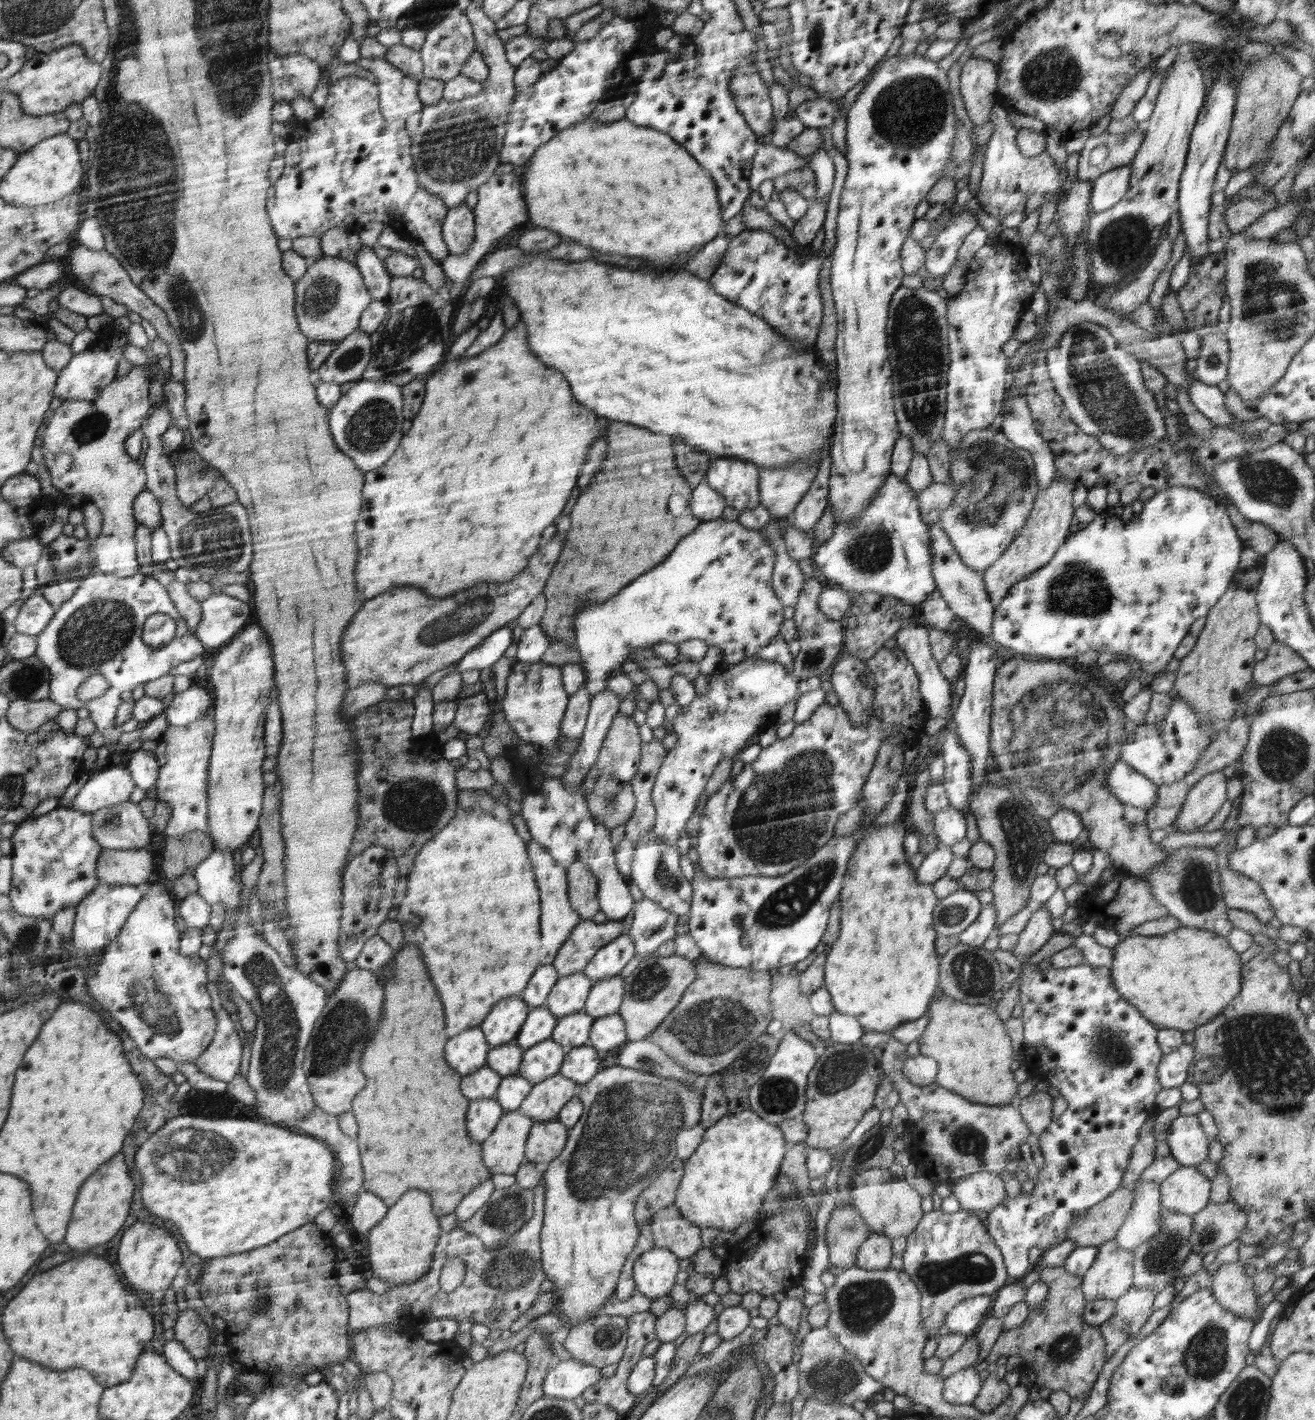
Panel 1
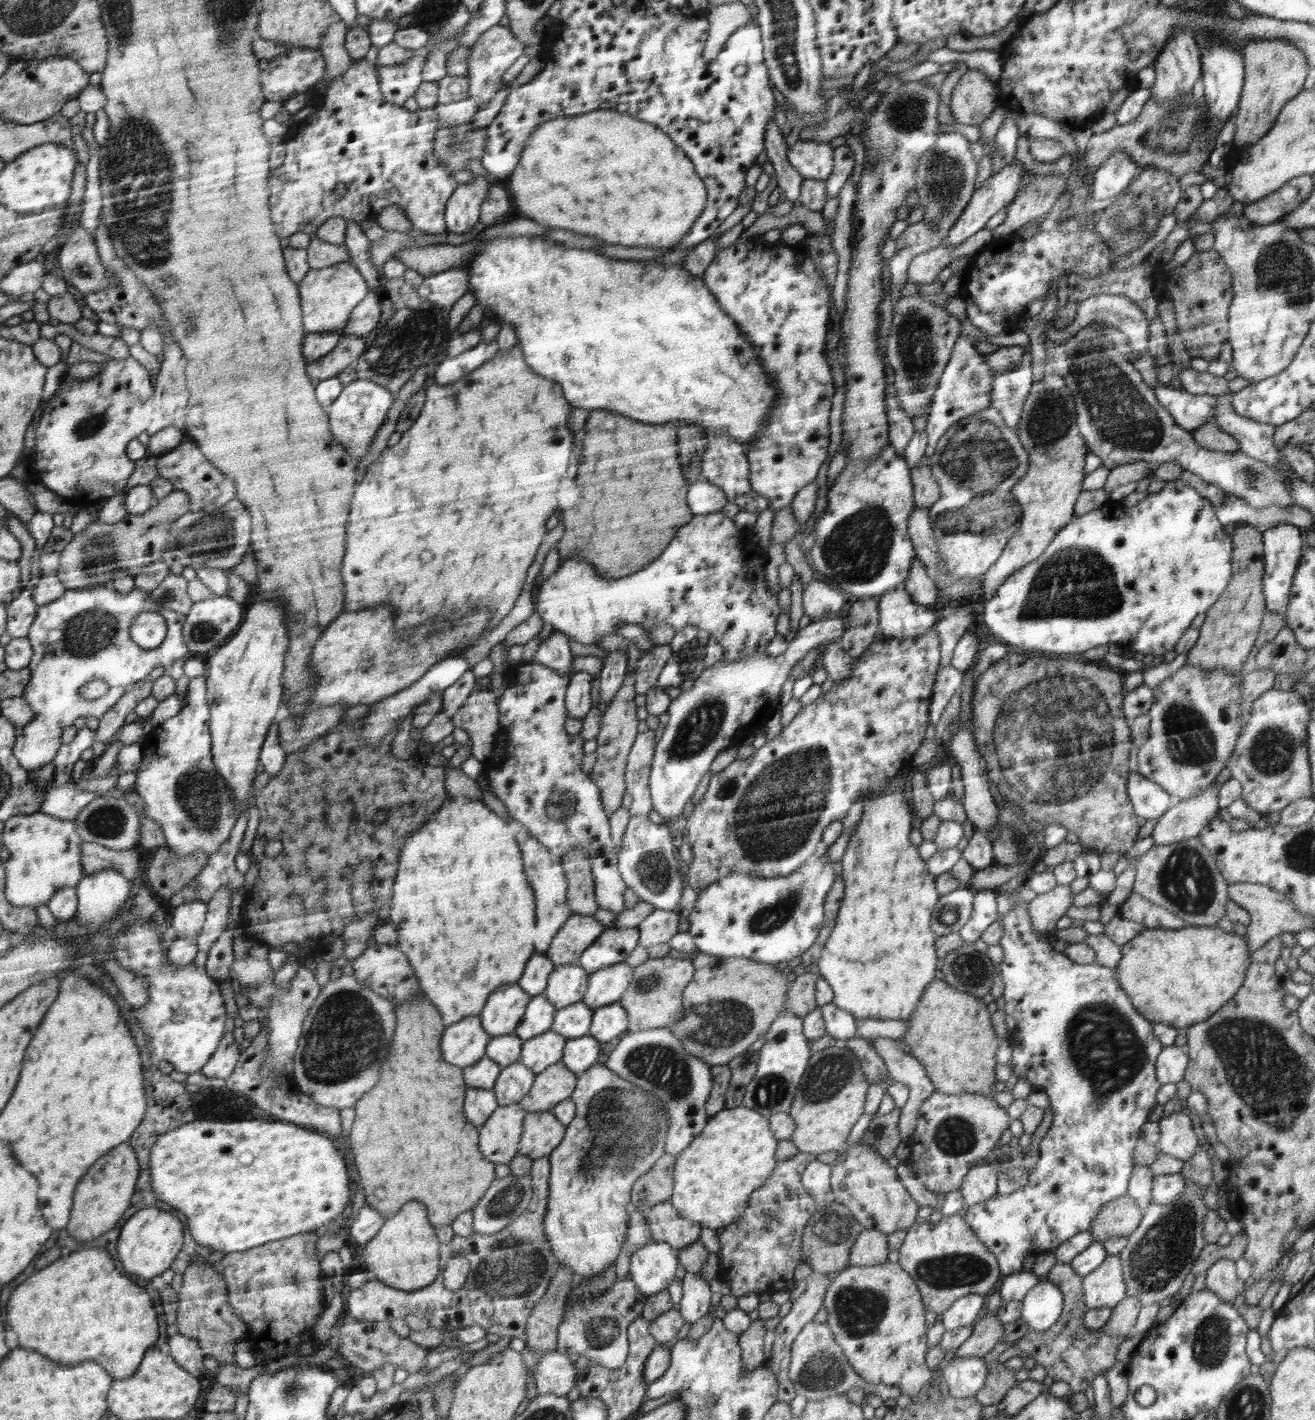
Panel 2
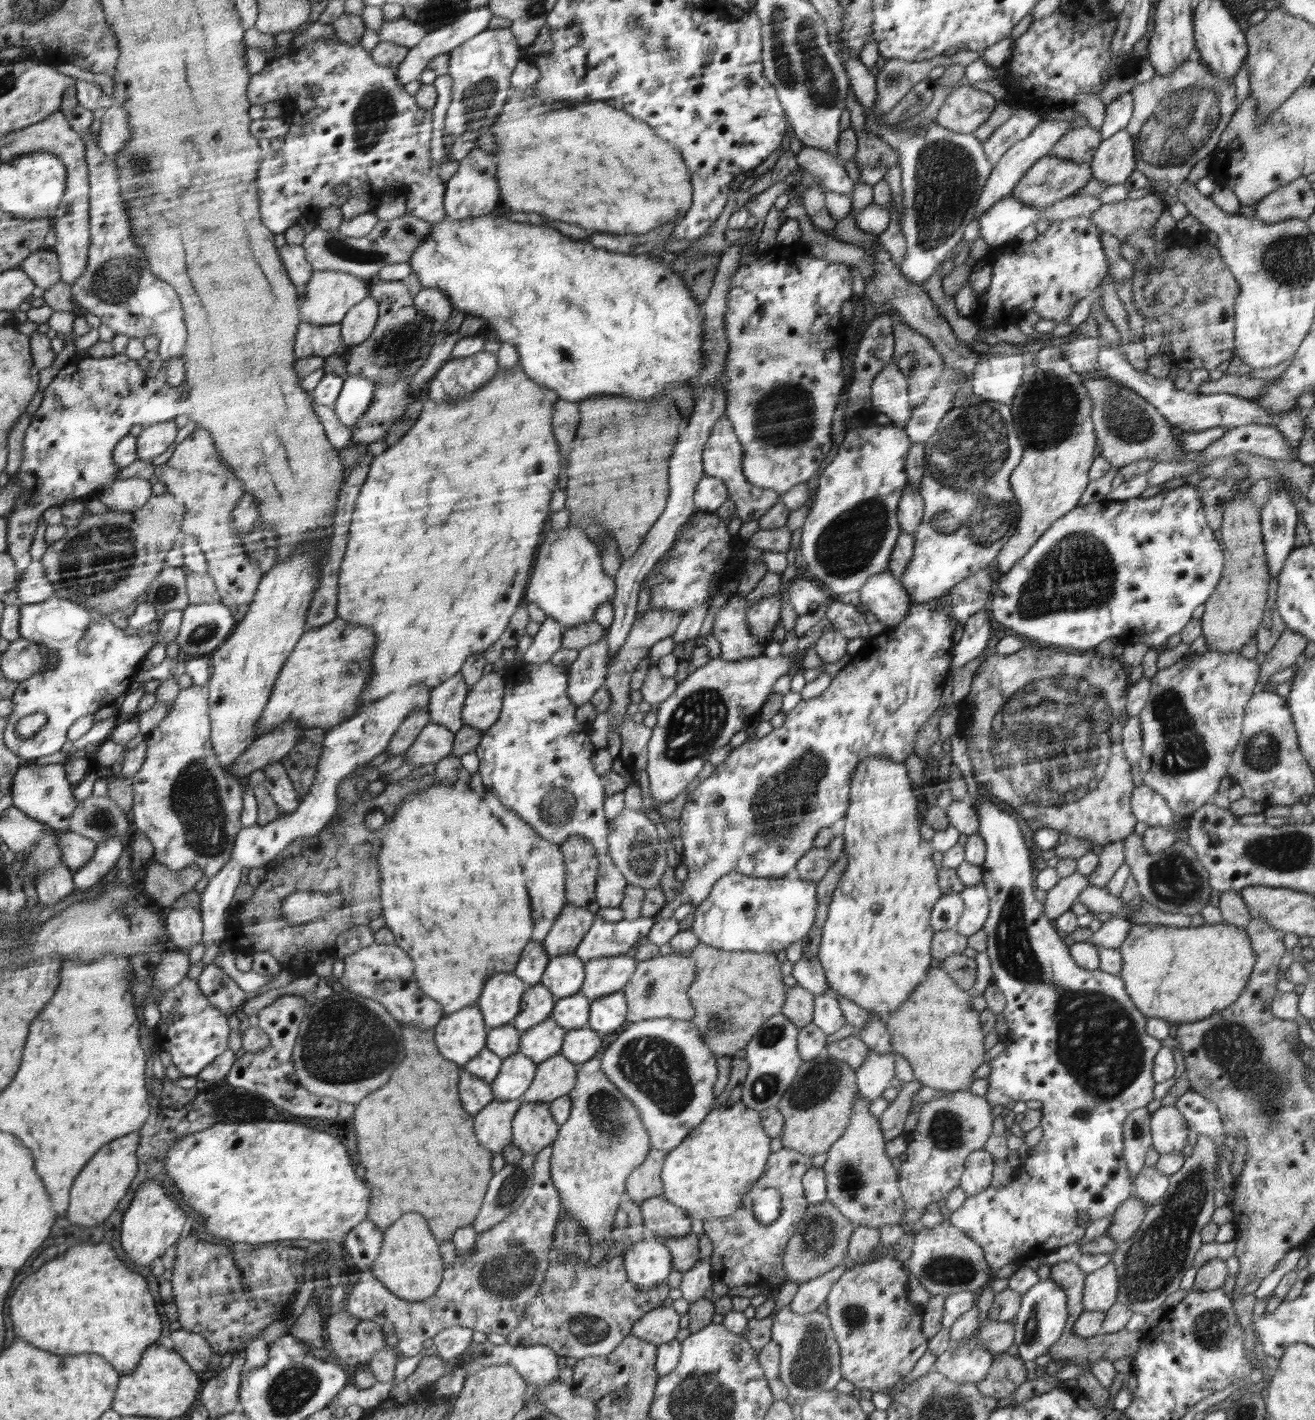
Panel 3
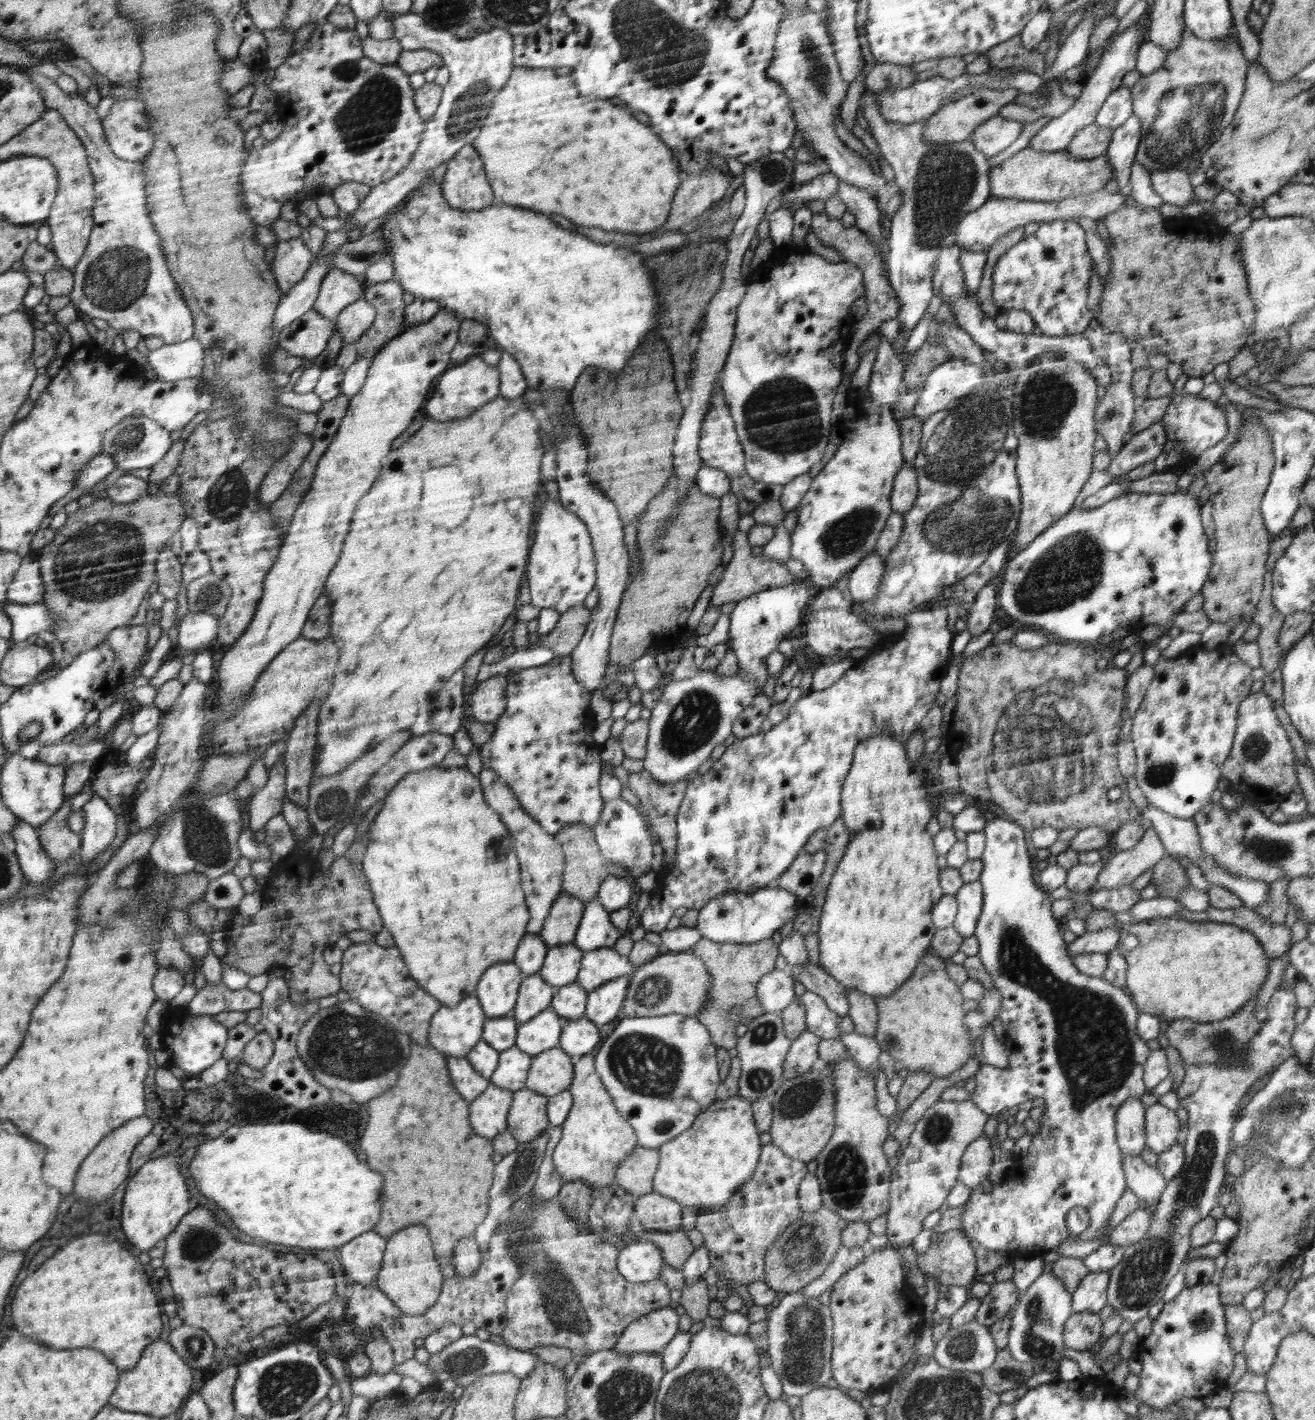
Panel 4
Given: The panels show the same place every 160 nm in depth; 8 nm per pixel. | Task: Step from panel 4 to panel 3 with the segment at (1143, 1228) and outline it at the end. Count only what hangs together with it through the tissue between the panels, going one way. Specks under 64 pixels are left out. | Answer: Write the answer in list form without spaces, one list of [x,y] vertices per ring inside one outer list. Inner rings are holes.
[[[1135,1196],[1129,1197],[1112,1214],[1112,1221],[1106,1230],[1106,1235],[1118,1245],[1129,1240],[1140,1229],[1145,1218],[1146,1207],[1147,1205]]]

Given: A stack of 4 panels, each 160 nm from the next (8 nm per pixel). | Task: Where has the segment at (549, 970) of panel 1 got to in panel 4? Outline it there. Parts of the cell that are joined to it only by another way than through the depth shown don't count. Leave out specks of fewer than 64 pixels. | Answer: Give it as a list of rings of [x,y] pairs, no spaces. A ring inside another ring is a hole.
[[[526,933],[518,943],[514,964],[521,968],[526,976],[538,973],[546,958],[548,946],[538,934]]]

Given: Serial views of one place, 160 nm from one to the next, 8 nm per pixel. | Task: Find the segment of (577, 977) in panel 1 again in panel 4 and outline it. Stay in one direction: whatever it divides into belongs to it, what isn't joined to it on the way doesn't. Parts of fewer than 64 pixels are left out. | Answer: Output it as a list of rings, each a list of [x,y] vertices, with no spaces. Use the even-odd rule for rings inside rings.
[[[573,942],[550,947],[538,973],[555,987],[565,987],[577,980],[584,956],[584,950],[576,948]]]

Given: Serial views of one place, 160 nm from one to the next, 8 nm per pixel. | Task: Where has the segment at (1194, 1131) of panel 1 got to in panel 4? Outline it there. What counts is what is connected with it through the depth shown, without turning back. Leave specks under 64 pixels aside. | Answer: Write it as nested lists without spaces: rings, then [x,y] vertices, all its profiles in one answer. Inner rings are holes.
[[[1158,1102],[1148,1106],[1145,1110],[1145,1145],[1159,1155],[1177,1143],[1180,1126],[1174,1110]]]

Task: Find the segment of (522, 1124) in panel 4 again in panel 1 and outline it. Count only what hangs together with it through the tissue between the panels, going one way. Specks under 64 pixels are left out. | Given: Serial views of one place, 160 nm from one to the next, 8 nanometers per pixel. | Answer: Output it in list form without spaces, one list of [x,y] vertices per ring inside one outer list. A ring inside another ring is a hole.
[[[557,1119],[534,1122],[525,1144],[525,1161],[547,1164],[557,1159],[569,1140],[569,1131]]]

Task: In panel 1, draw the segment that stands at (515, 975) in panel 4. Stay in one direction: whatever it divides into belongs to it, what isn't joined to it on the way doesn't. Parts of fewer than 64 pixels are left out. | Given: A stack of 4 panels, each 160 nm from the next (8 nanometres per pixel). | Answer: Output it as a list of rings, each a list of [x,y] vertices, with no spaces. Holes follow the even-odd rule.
[[[520,994],[509,997],[489,1012],[490,1016],[486,1015],[486,1024],[479,1026],[492,1047],[514,1042],[531,1008]]]

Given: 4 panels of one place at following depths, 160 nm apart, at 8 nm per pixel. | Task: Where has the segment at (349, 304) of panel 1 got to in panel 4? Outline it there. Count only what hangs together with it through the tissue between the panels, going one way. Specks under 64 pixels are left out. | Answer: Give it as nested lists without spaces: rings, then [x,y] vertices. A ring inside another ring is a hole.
[[[333,267],[323,278],[312,309],[334,320],[346,306],[358,300],[360,296],[362,284],[354,278],[354,274]]]

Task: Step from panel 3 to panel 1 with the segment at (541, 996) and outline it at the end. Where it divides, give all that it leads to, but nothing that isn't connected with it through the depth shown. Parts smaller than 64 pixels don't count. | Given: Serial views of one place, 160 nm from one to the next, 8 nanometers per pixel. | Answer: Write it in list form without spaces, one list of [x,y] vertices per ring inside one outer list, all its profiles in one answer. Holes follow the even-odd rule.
[[[545,1006],[530,1008],[514,1042],[527,1049],[552,1038],[557,1019],[558,1016]]]

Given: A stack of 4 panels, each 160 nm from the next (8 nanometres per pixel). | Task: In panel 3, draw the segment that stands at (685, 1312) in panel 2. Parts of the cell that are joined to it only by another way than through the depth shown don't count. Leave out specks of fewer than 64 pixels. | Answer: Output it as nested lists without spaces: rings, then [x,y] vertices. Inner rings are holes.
[[[698,1259],[686,1272],[683,1272],[679,1289],[682,1298],[690,1304],[700,1300],[711,1289],[715,1280],[711,1261]]]

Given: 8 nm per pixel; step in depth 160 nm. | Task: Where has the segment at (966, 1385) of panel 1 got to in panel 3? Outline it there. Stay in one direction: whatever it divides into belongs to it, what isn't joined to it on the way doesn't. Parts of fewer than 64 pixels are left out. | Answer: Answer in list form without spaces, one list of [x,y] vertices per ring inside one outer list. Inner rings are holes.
[[[975,1335],[953,1342],[937,1356],[933,1367],[960,1384],[977,1384],[990,1370],[993,1355]]]

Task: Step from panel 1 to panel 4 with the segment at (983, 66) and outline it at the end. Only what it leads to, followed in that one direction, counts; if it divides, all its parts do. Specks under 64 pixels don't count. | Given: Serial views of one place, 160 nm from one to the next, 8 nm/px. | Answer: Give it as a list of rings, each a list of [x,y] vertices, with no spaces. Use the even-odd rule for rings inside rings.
[[[1016,88],[1009,89],[978,89],[970,95],[962,96],[956,101],[944,105],[938,112],[928,118],[928,125],[924,130],[924,137],[928,142],[962,142],[973,134],[974,127],[986,119],[998,114],[1002,106],[1013,102],[1020,91]]]

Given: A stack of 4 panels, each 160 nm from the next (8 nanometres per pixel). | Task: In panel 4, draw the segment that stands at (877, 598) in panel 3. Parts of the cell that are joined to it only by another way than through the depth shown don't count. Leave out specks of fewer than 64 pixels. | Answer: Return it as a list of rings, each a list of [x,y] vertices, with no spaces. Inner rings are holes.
[[[871,552],[849,574],[847,599],[856,602],[871,601],[874,597],[877,597],[878,585],[882,582],[884,576],[884,558],[876,552]]]

